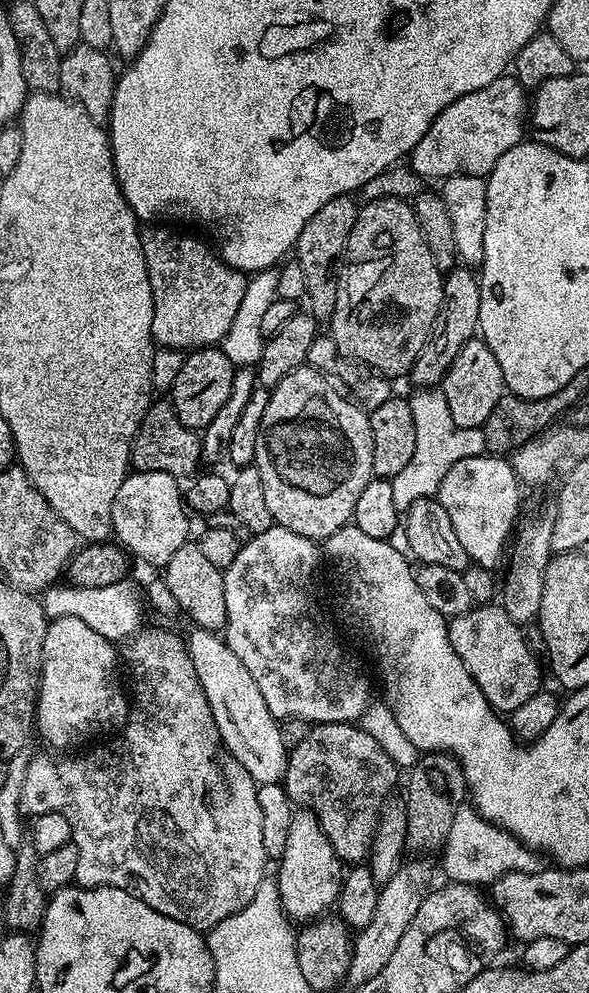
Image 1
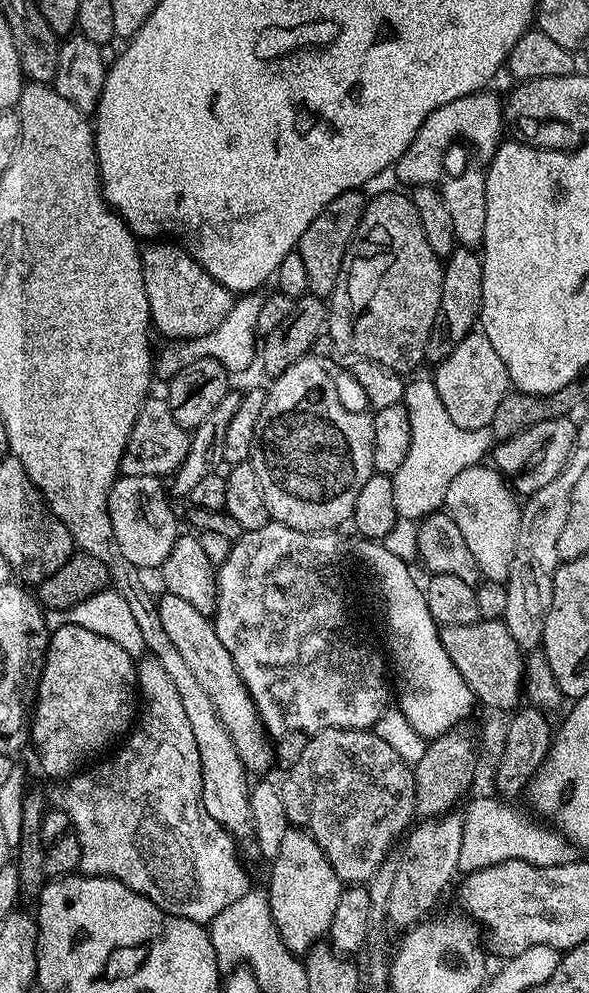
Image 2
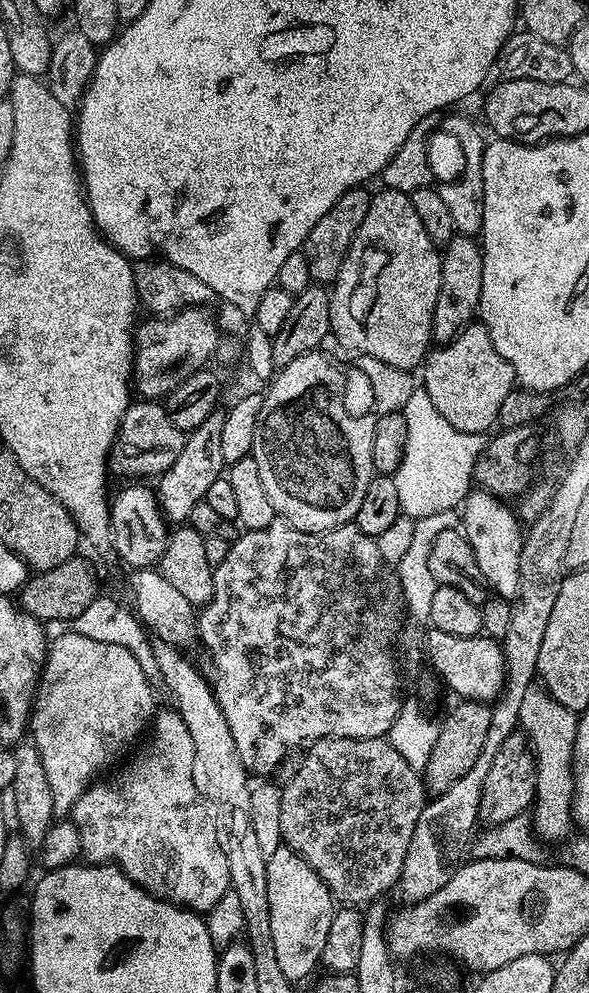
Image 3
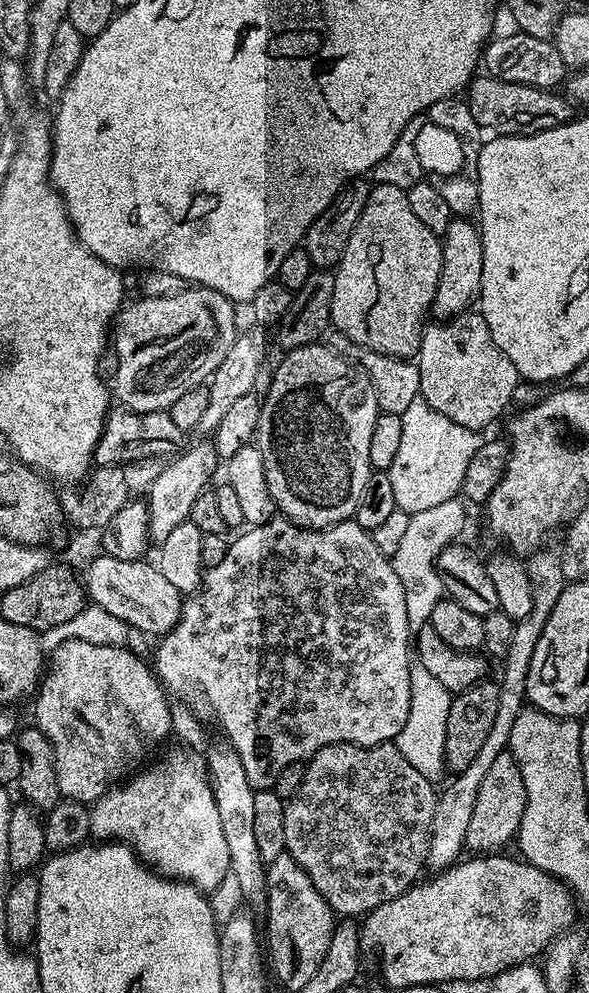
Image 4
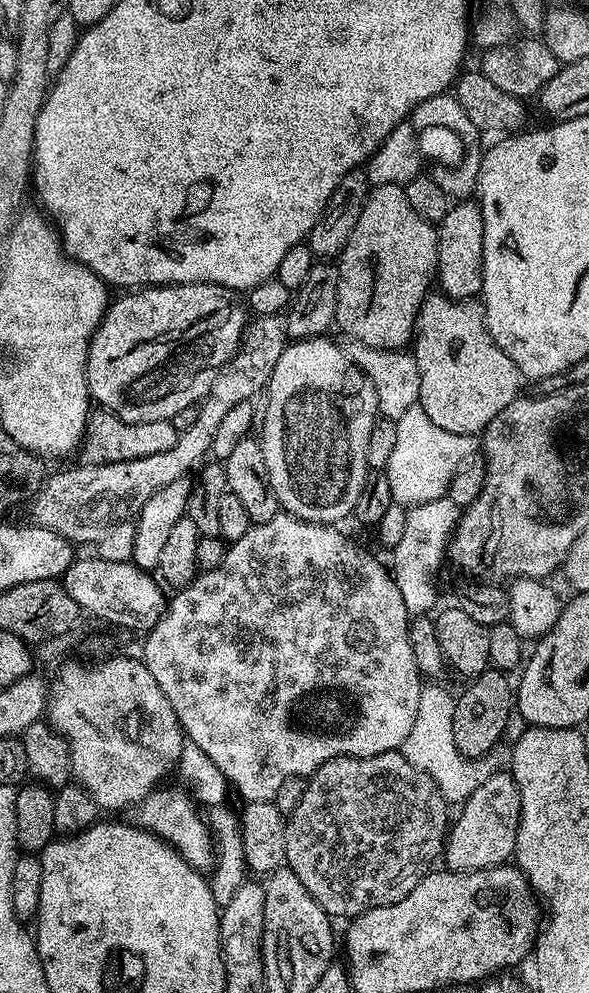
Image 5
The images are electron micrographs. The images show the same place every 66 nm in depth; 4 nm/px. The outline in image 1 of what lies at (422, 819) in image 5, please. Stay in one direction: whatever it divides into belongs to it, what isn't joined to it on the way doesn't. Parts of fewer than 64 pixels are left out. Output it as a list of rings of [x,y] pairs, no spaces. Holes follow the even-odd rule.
[[[359,723],[317,724],[312,727],[306,738],[290,749],[288,765],[284,771],[283,786],[293,805],[312,812],[318,818],[318,826],[322,826],[322,834],[330,838],[330,846],[338,854],[345,865],[355,866],[367,861],[372,851],[372,839],[380,821],[380,811],[388,803],[396,788],[396,779],[402,776],[396,763],[360,728]]]

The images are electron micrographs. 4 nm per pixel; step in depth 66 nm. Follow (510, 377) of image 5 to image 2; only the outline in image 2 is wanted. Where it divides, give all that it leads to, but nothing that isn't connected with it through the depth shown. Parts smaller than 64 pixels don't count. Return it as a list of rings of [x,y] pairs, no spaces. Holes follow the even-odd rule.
[[[480,330],[469,332],[435,368],[434,383],[438,398],[442,400],[450,422],[468,432],[487,429],[494,418],[494,410],[510,391],[506,362],[502,362],[502,358],[498,358],[498,350],[490,346],[490,338],[486,338]]]

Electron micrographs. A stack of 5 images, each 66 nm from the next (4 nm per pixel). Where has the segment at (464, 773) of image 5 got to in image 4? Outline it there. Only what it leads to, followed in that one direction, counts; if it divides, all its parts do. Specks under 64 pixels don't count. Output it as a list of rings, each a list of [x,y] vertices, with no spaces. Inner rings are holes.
[[[417,667],[414,672],[414,687],[410,698],[410,714],[406,714],[406,726],[402,726],[402,730],[394,741],[402,758],[406,758],[406,762],[410,762],[410,766],[414,766],[414,770],[418,770],[422,778],[433,782],[439,782],[443,776],[446,776],[444,763],[446,718],[450,718],[452,697],[453,693],[449,692],[446,686],[442,686],[442,682],[438,682],[438,678],[430,674],[430,670]]]

